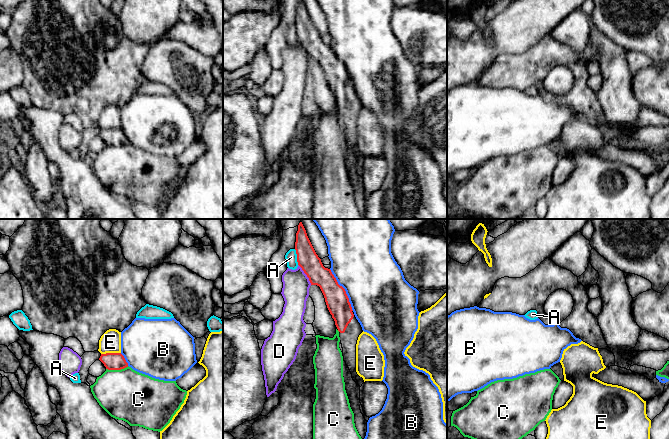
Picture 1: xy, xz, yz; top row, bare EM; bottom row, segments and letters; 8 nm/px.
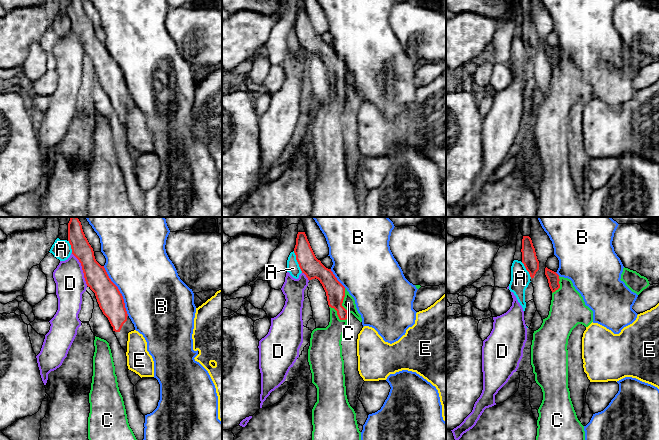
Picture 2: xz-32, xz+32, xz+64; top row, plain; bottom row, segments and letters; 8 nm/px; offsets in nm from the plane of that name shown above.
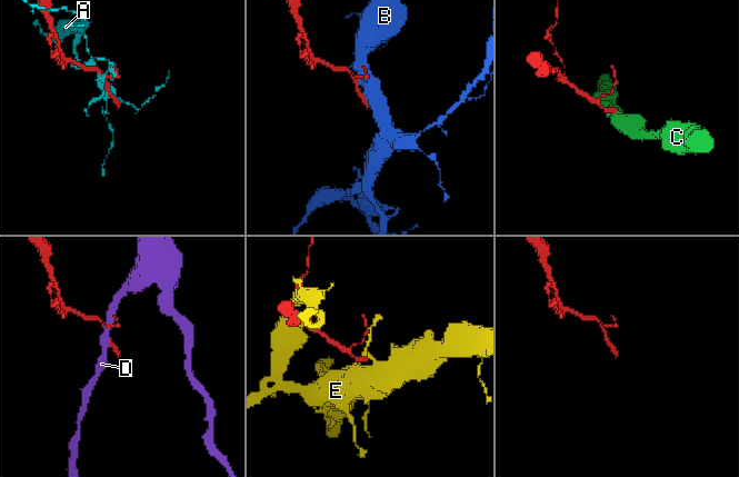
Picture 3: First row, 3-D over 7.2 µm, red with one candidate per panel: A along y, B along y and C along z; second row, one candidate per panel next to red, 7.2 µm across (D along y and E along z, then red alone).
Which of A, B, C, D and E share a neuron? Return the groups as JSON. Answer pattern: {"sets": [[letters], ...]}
{"sets": [["A"], ["B"], ["C"], ["D"], ["E"]]}

